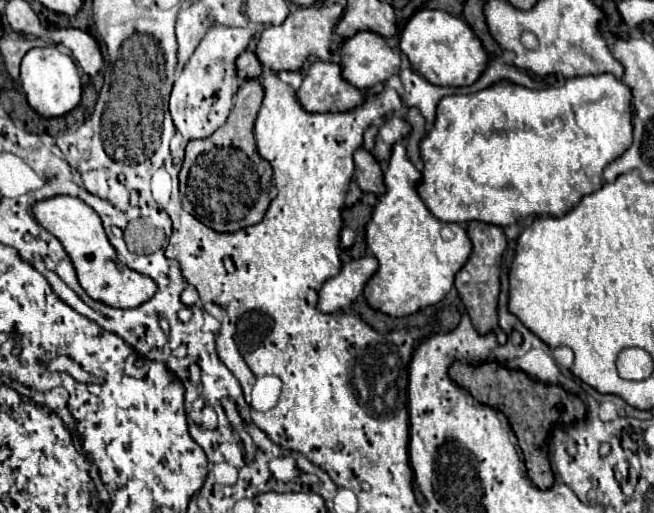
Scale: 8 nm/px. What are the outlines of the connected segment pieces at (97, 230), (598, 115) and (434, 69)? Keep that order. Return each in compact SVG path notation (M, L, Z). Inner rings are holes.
M54 196L50 200L34 204L32 212L38 224L62 242L76 268L78 282L90 298L114 308L136 308L156 294L158 286L150 276L144 276L118 260L114 246L106 238L100 216L96 216L96 212L82 200L76 200L72 196Z
M600 74L600 76L582 76L582 78L570 78L558 88L546 88L546 90L530 90L526 86L514 84L510 80L500 80L490 88L484 88L474 94L456 94L456 96L446 96L438 102L436 110L436 120L432 130L426 132L426 136L420 142L420 156L424 160L424 170L422 170L422 180L418 182L418 194L424 200L426 208L442 222L488 222L494 226L512 226L518 220L532 216L532 214L548 214L548 216L564 216L570 212L586 194L592 194L600 188L602 184L602 172L604 168L620 158L628 148L632 146L632 90L618 80L612 74Z
M426 8L416 12L400 36L400 50L408 56L418 74L440 86L468 86L478 80L488 62L488 54L484 52L472 28L462 18L444 10Z

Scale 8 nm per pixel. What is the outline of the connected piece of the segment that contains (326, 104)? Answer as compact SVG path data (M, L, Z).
M316 60L304 72L296 100L306 112L344 112L356 108L364 100L364 94L340 76L336 62Z

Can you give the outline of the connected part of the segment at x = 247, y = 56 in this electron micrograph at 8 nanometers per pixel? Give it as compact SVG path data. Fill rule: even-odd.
M250 50L242 52L242 54L236 58L236 68L238 68L238 76L240 76L242 80L258 78L260 72L262 72L262 64L260 64L260 60L258 60L256 54L250 52Z

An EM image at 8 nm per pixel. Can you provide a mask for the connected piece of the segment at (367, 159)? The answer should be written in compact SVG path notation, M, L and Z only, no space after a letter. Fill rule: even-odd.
M358 148L354 152L354 164L356 164L354 176L356 176L360 190L380 196L380 192L384 192L384 182L382 182L382 170L376 158L368 150Z

